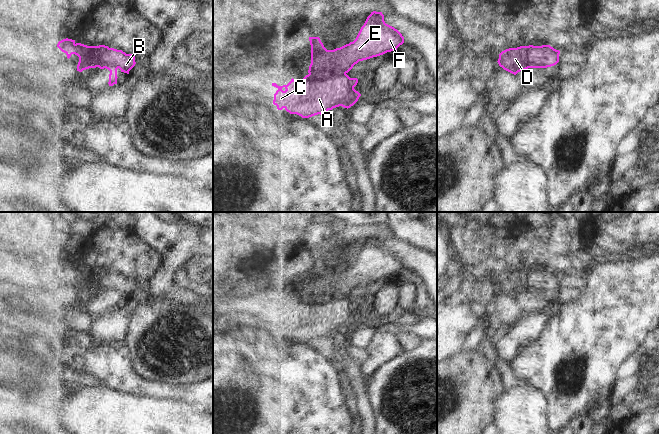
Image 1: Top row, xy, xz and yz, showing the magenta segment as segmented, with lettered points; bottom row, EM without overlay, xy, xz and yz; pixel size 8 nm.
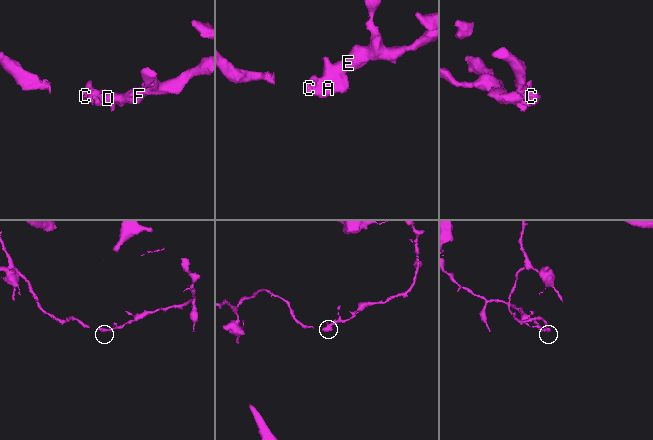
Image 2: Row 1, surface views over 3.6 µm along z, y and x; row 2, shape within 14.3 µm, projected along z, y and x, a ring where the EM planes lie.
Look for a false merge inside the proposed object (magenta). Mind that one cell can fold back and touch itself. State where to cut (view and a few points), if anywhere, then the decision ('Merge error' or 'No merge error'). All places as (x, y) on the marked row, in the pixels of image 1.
Split along xy (90, 46), (104, 60), (114, 63), (118, 67). Merge error

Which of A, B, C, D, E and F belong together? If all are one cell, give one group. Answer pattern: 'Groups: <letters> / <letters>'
Groups: A B C / D E F

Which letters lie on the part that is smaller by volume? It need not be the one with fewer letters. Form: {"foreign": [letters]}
{"foreign": ["D", "E", "F"]}

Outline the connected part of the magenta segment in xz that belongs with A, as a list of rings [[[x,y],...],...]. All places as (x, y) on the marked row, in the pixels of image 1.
[[[346,73],[329,81],[316,80],[308,74],[298,82],[292,78],[287,85],[272,83],[278,89],[273,104],[278,110],[284,108],[290,114],[302,118],[321,115],[339,106],[348,109],[361,96],[354,89],[357,83],[357,78],[350,78]]]

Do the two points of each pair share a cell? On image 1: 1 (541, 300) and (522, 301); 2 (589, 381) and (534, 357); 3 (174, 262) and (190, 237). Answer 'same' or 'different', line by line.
1: same
2: same
3: same

